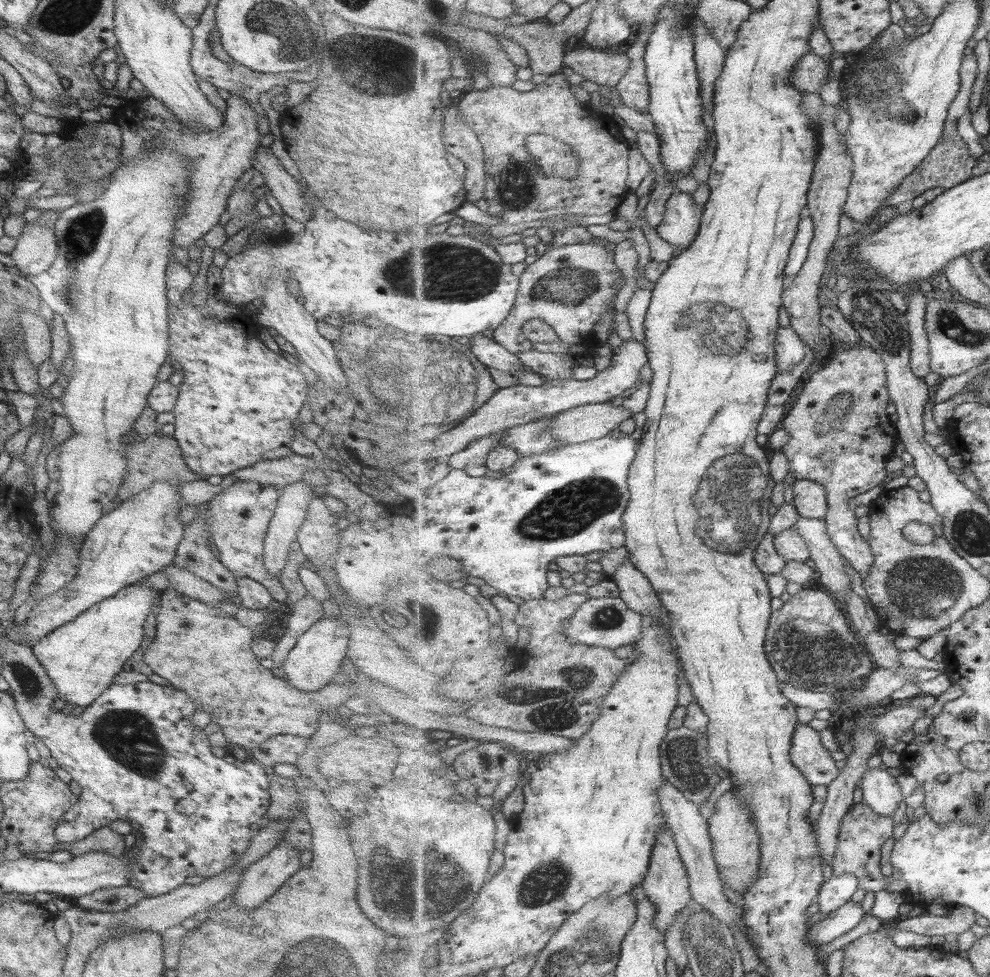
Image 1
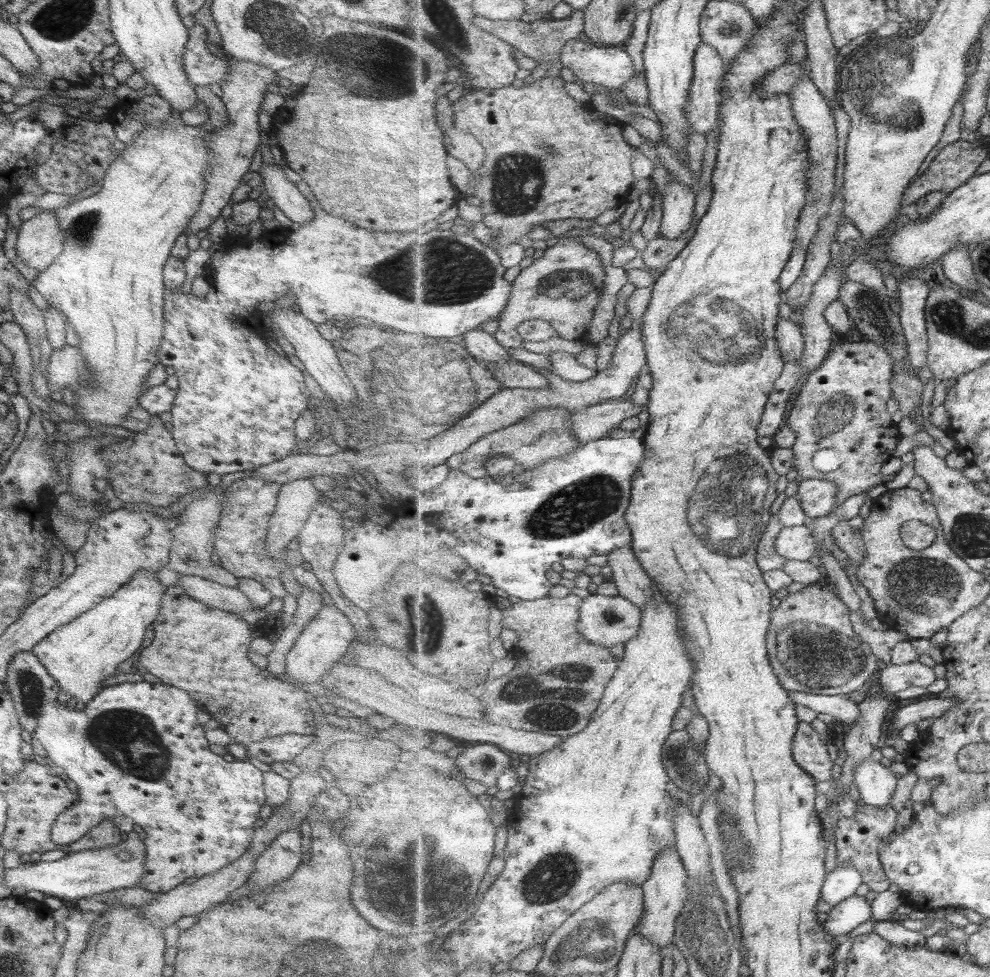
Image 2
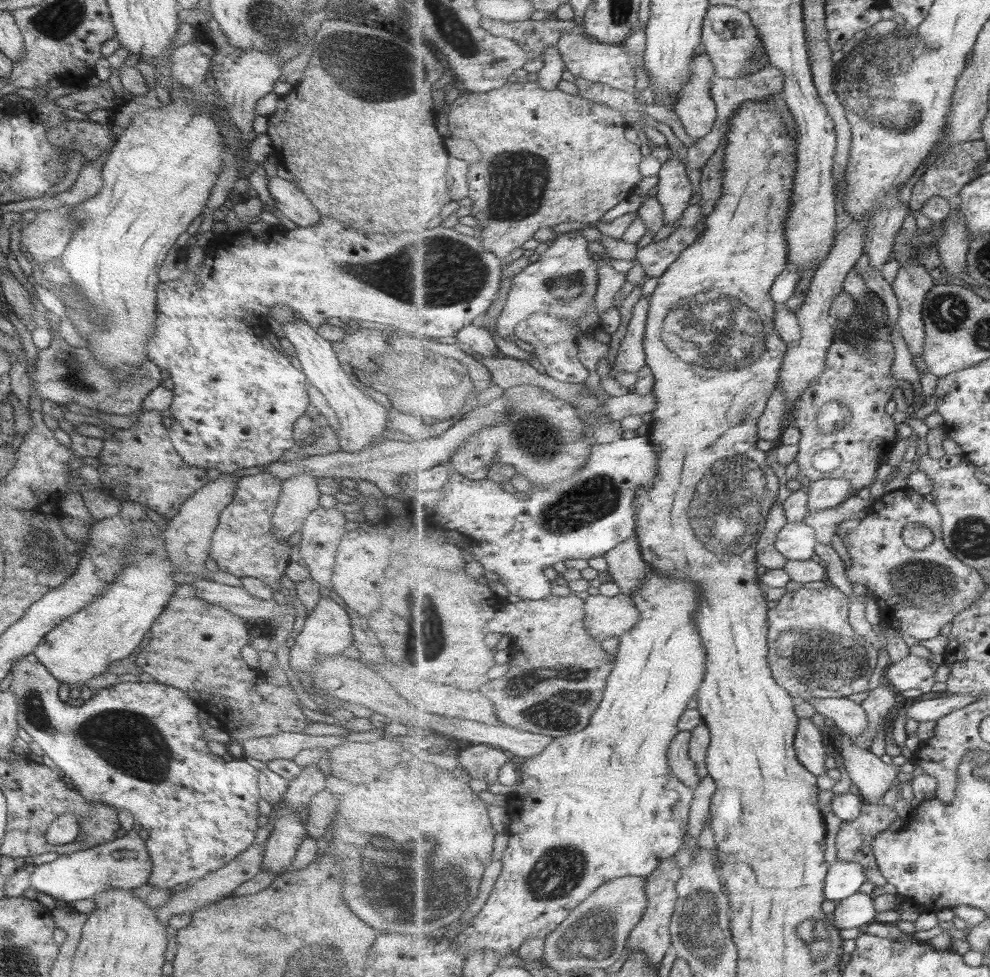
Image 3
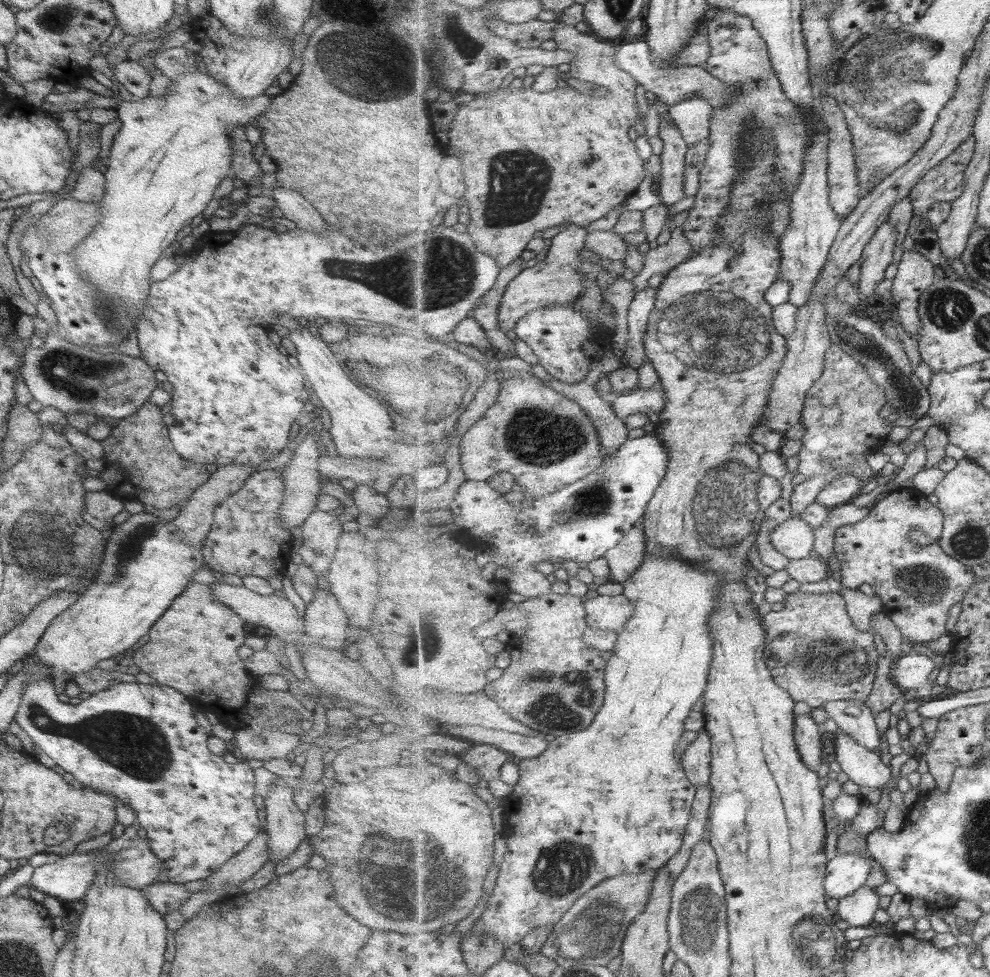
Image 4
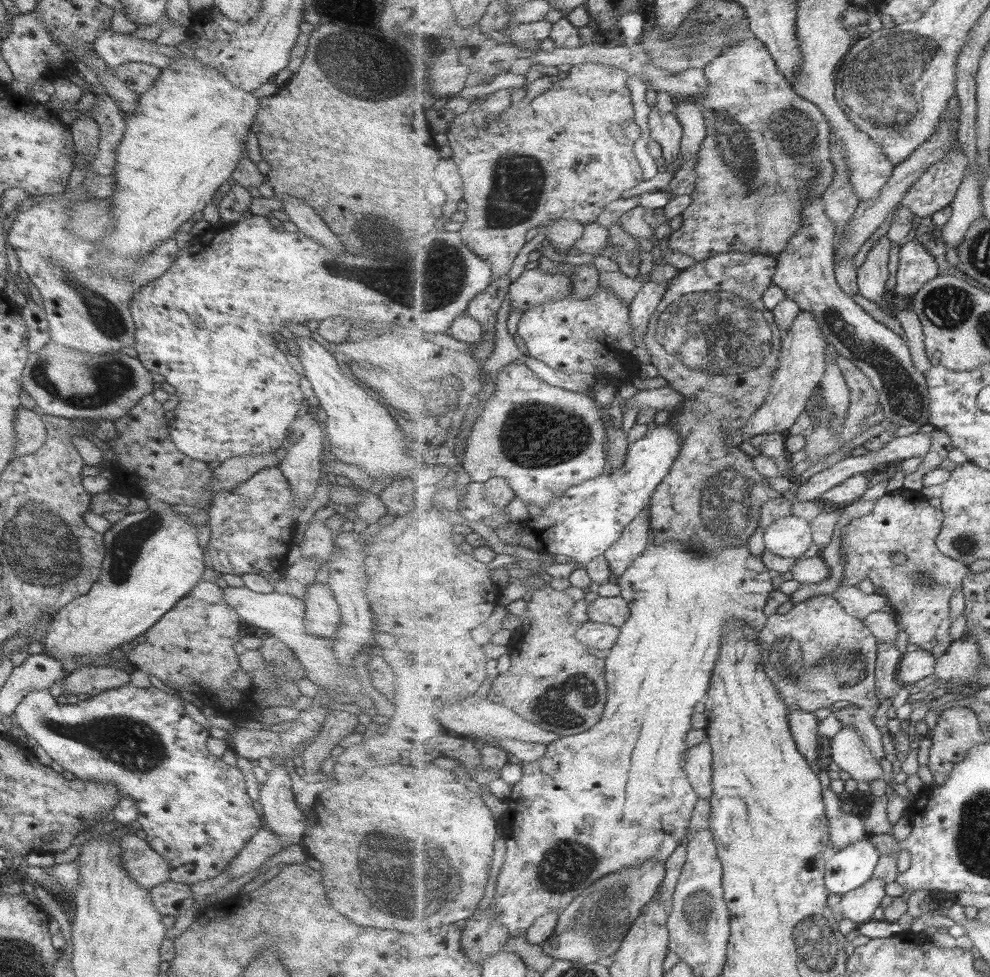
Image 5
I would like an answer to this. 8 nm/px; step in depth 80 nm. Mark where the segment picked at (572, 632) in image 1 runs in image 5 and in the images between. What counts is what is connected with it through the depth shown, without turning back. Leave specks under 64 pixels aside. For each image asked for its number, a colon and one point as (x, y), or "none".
2: (605, 620)
3: (606, 617)
4: (604, 613)
5: (615, 611)

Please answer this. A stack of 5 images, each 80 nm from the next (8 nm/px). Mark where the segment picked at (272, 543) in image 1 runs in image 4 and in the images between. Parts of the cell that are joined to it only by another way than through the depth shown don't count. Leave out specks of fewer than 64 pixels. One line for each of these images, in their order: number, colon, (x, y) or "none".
2: (294, 499)
3: (298, 496)
4: (300, 478)

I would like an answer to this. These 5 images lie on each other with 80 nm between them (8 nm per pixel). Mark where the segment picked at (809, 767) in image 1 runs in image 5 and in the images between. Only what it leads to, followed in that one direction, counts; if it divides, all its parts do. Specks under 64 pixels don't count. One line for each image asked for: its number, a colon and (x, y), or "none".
2: (810, 751)
3: (809, 744)
4: (808, 733)
5: (804, 725)

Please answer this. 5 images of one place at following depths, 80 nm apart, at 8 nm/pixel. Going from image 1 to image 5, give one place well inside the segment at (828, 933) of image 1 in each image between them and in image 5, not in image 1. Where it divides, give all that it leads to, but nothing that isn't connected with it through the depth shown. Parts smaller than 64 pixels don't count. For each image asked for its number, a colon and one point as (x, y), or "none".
2: (851, 913)
3: (860, 909)
4: (858, 909)
5: (859, 905)

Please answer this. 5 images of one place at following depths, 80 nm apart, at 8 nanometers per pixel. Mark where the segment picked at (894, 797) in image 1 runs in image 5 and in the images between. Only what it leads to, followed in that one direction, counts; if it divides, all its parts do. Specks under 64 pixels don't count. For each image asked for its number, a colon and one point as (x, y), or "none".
2: (876, 783)
3: (874, 778)
4: (865, 768)
5: (849, 751)

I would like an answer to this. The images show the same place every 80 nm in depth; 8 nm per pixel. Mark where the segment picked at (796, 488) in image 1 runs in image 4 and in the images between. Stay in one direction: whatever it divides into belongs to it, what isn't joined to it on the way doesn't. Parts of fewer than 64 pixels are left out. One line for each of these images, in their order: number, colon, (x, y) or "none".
2: (818, 498)
3: (826, 493)
4: (843, 489)

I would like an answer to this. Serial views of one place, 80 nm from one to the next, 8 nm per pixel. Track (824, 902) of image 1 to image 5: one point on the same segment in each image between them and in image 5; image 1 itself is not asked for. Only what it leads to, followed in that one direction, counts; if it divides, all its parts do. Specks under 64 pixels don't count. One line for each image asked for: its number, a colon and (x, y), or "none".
2: (842, 883)
3: (845, 878)
4: (846, 873)
5: (854, 866)

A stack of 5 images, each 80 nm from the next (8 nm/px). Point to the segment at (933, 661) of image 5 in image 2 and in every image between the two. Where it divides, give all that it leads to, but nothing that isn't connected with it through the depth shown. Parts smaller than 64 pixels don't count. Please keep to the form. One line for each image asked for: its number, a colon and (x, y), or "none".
2: (894, 678)
3: (912, 673)
4: (912, 671)

